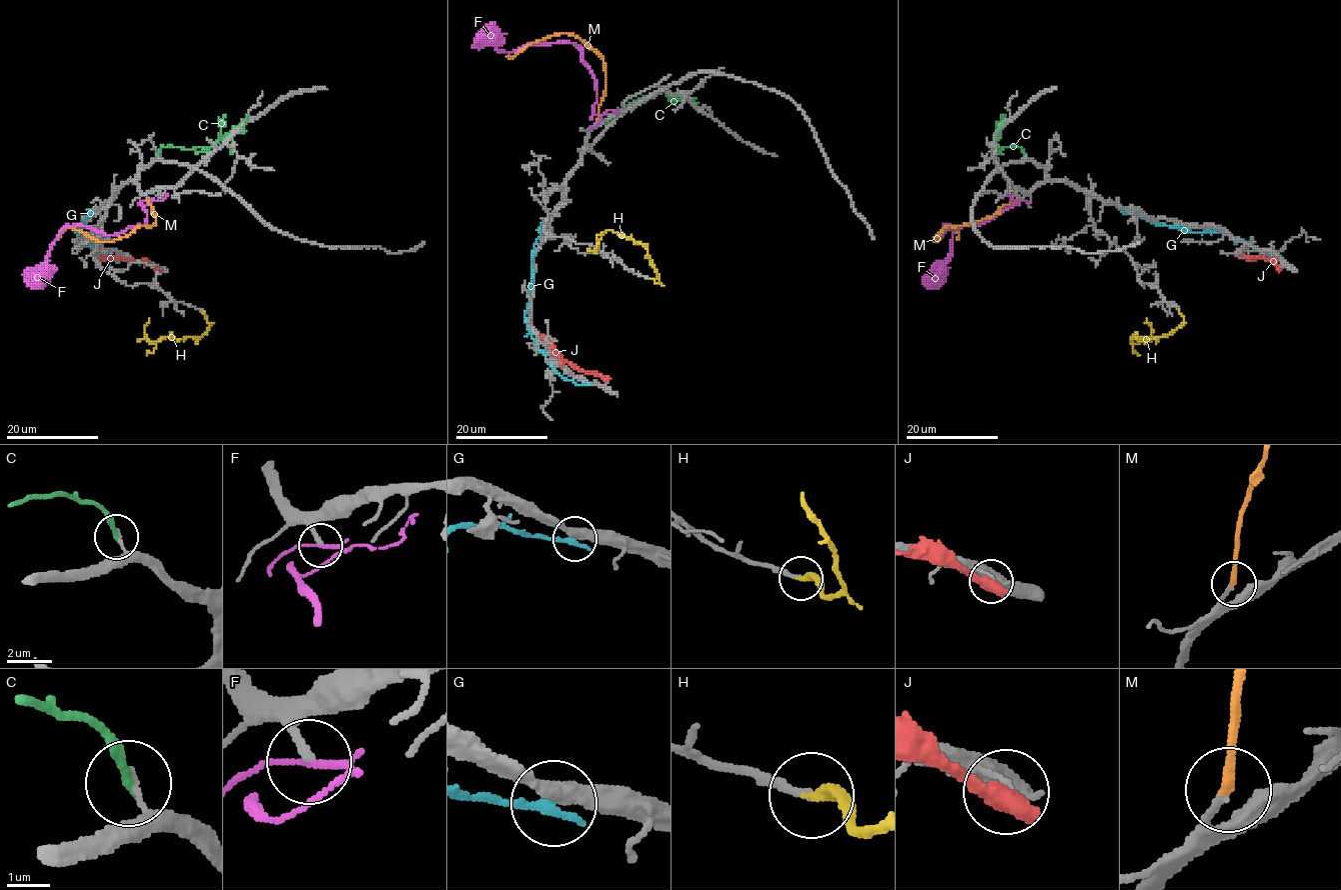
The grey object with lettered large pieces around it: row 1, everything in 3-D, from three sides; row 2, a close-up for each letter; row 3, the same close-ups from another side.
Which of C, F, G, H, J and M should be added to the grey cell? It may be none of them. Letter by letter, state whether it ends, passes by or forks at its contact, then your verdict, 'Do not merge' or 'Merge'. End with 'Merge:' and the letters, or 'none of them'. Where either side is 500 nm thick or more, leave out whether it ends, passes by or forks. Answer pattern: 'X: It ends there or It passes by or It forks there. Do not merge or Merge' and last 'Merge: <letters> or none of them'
C: It ends there. Do not merge
F: It passes by. Do not merge
G: It ends there. Do not merge
H: It ends there. Merge
J: Do not merge
M: It ends there. Merge
Merge: H, M

